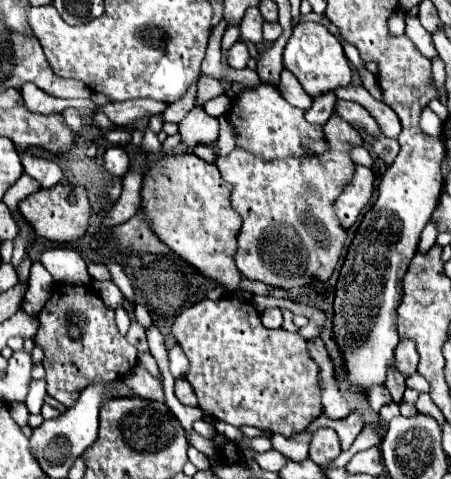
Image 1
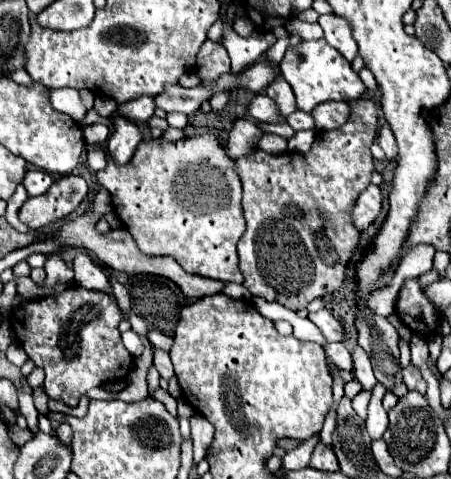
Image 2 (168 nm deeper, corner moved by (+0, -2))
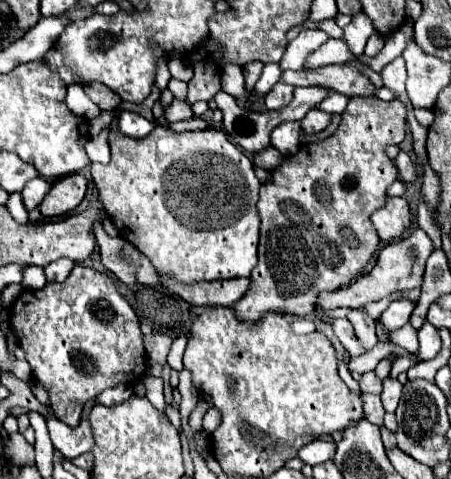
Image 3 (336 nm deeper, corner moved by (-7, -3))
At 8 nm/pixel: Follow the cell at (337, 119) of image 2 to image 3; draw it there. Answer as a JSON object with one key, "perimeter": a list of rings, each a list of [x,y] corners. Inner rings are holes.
{"perimeter":[[[315,108],[315,110],[307,112],[307,116],[301,120],[301,128],[305,132],[321,132],[331,124],[331,118],[333,118],[331,112],[323,112],[323,110]]]}

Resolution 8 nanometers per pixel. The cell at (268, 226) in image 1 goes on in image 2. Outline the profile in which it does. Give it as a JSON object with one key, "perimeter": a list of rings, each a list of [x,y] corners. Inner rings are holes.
{"perimeter":[[[356,99],[348,101],[348,105],[352,105],[352,117],[334,131],[318,133],[308,153],[268,155],[256,151],[248,157],[236,159],[236,171],[244,187],[242,207],[248,223],[248,229],[238,243],[244,287],[252,295],[276,301],[292,311],[306,309],[310,301],[340,289],[346,279],[346,267],[360,243],[360,231],[352,225],[352,205],[370,185],[370,177],[376,171],[370,145],[378,135],[380,117],[374,101]]]}

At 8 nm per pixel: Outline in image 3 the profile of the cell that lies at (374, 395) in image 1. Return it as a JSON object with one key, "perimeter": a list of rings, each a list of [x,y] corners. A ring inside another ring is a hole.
{"perimeter":[[[353,310],[349,316],[347,316],[355,328],[355,334],[361,342],[361,346],[365,348],[365,352],[369,352],[375,344],[377,344],[377,336],[375,336],[375,320],[371,320],[367,314],[359,312],[359,310]]]}

